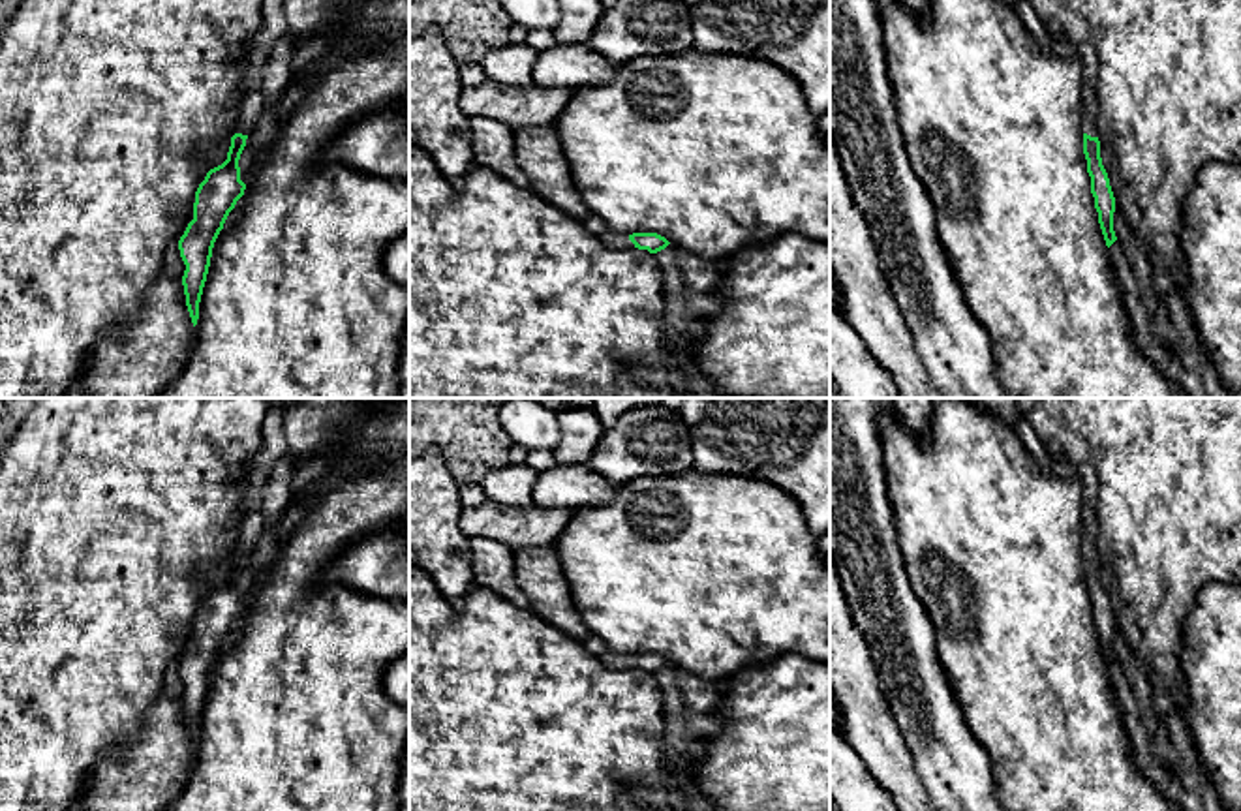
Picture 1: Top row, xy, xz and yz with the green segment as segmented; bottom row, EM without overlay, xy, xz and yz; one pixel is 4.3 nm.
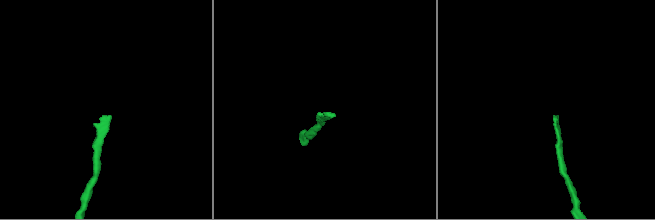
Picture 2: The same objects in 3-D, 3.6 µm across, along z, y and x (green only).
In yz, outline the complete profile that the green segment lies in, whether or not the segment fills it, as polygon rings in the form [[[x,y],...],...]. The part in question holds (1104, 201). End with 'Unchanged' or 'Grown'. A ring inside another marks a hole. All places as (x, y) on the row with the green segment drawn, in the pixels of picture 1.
[[[1049,36],[1049,45],[1055,56],[1066,58],[1066,56],[1078,54],[1081,60],[1083,154],[1087,160],[1087,173],[1091,176],[1091,193],[1095,197],[1098,223],[1100,223],[1106,246],[1110,248],[1117,240],[1113,231],[1115,197],[1100,158],[1100,141],[1098,141],[1098,126],[1096,126],[1098,122],[1098,99],[1096,99],[1098,56],[1093,43],[1081,43],[1080,47],[1076,47],[1066,39],[1057,39]]]. Grown

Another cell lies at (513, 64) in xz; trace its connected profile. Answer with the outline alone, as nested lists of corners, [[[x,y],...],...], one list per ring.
[[[509,43],[488,53],[479,64],[486,79],[503,86],[529,88],[533,86],[533,66],[539,51],[529,43]]]

